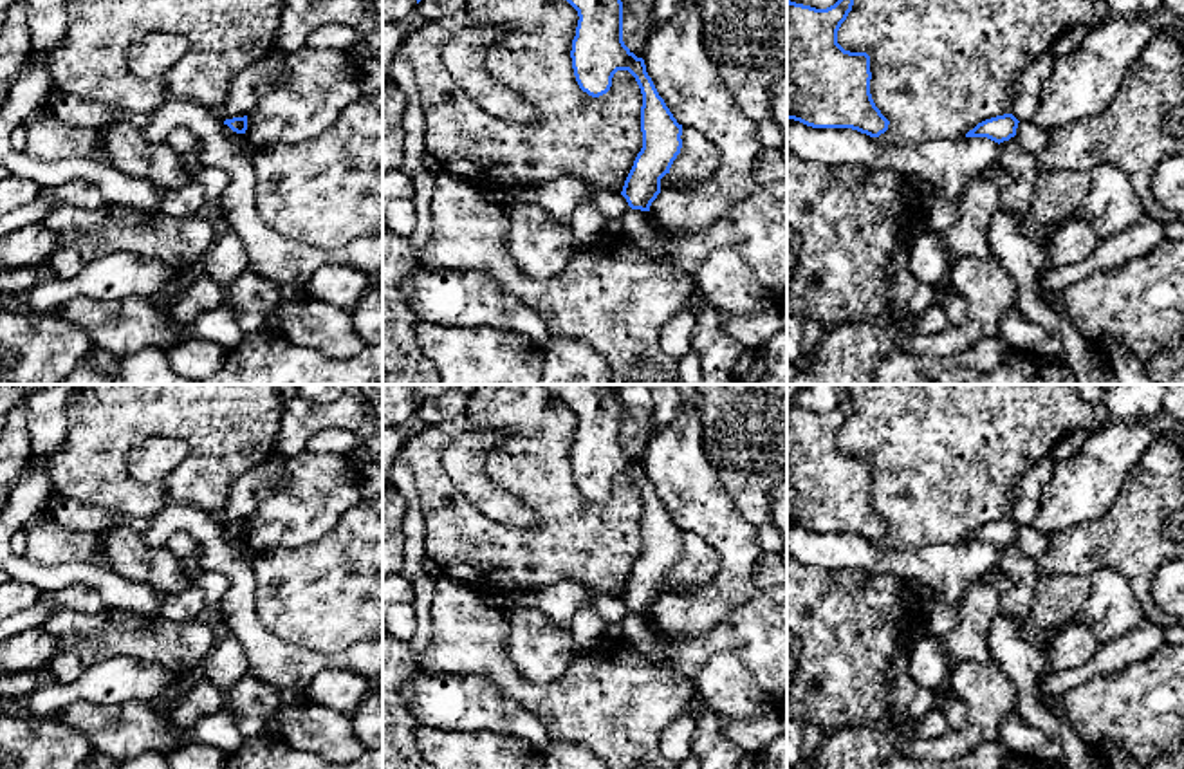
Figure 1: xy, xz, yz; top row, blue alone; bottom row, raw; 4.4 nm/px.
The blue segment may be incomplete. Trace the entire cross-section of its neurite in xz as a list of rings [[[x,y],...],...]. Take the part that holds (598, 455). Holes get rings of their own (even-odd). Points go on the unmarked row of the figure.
[[[541,384],[578,415],[572,444],[572,473],[583,496],[606,498],[617,475],[628,475],[643,498],[643,552],[624,585],[621,599],[632,614],[650,616],[661,598],[661,583],[682,552],[682,529],[677,527],[637,462],[623,446],[623,406],[614,392],[596,384]]]

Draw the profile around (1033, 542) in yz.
[[[1020,525],[1014,542],[1032,560],[1040,560],[1049,551],[1050,536],[1032,525]]]

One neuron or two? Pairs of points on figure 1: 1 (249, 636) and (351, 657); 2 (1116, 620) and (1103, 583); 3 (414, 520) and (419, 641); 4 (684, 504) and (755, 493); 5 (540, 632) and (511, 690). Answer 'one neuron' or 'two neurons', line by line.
1: one neuron
2: one neuron
3: one neuron
4: two neurons
5: two neurons

